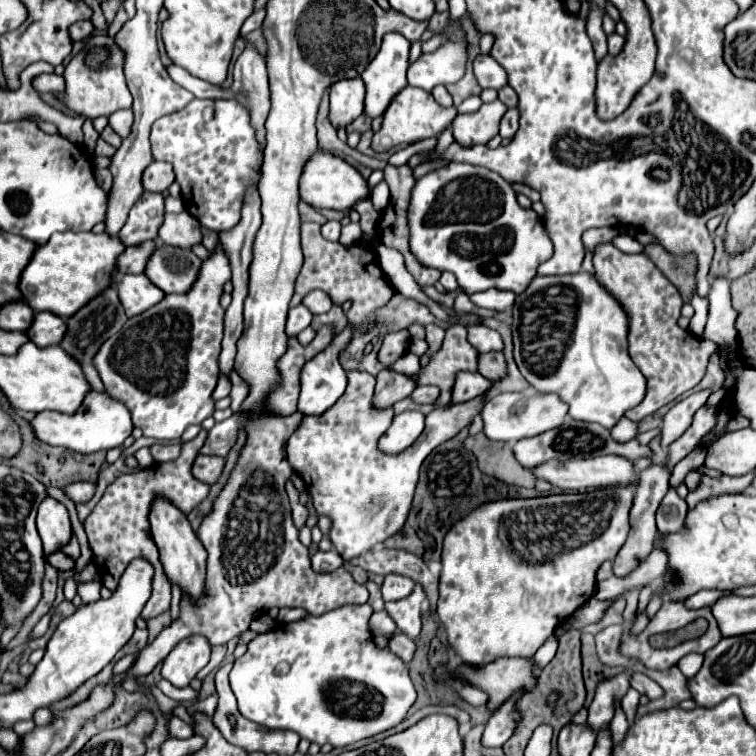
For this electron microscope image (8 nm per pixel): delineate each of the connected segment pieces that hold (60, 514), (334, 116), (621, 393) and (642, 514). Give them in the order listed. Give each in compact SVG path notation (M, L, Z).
M45 496L37 512L37 530L43 540L45 554L63 548L71 538L71 522L67 508L59 500Z
M361 78L339 80L331 88L331 112L329 120L333 128L349 126L357 116L363 114L363 98L365 98L365 84Z
M577 272L571 276L535 276L525 292L517 294L513 306L515 362L537 392L555 392L567 406L569 416L613 428L627 410L643 402L647 380L627 350L629 316L621 302L601 286L597 276Z
M651 464L649 468L645 468L641 472L641 482L637 486L637 494L633 500L633 508L629 514L629 522L631 522L631 530L629 530L629 538L623 544L623 548L617 552L615 560L613 560L613 574L619 578L629 576L639 564L641 560L645 560L651 550L655 548L655 540L657 540L657 528L655 528L655 510L661 504L663 496L669 490L669 478L671 478L671 470L669 464Z

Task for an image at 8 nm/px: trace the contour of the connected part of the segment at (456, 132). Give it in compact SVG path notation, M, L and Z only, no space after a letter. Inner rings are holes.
M495 100L491 104L483 104L473 114L459 114L453 124L453 138L461 146L475 146L475 144L487 144L493 136L499 132L499 120L505 114L505 106Z

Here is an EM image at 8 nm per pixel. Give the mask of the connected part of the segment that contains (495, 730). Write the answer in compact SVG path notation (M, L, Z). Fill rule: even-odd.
M515 694L509 702L505 702L505 706L501 706L501 710L497 714L493 714L489 718L489 722L485 724L485 732L481 738L481 744L485 747L502 747L509 736L513 734L513 726L517 722L517 712L513 710L513 702L517 702L521 694Z

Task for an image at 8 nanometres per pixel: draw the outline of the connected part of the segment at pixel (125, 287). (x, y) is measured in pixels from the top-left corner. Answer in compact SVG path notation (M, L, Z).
M127 274L121 278L117 288L119 288L119 298L125 308L125 314L129 318L153 308L165 296L165 292L161 288L153 286L153 282L149 282L149 278L145 274L139 274L139 276Z

